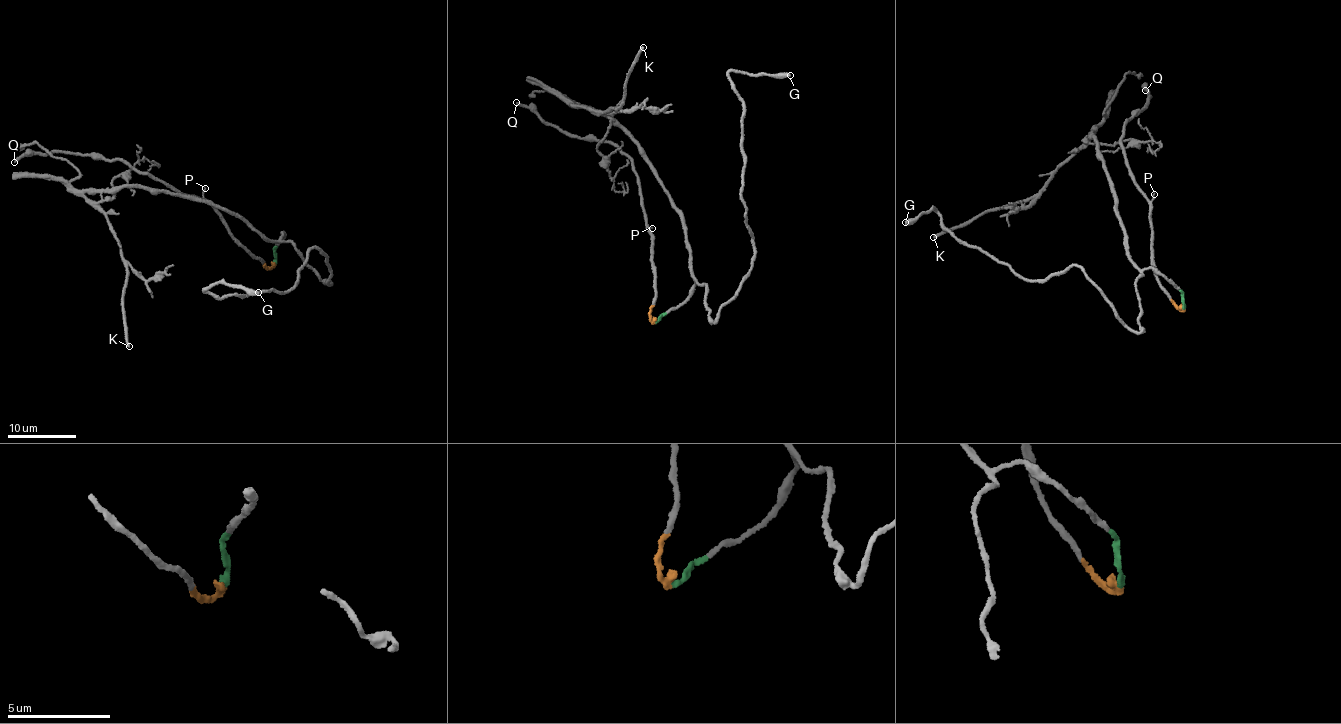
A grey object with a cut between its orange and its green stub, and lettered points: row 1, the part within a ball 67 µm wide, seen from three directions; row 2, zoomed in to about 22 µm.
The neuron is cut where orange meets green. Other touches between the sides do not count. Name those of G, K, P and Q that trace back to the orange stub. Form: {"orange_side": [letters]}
{"orange_side": ["P", "Q"]}

